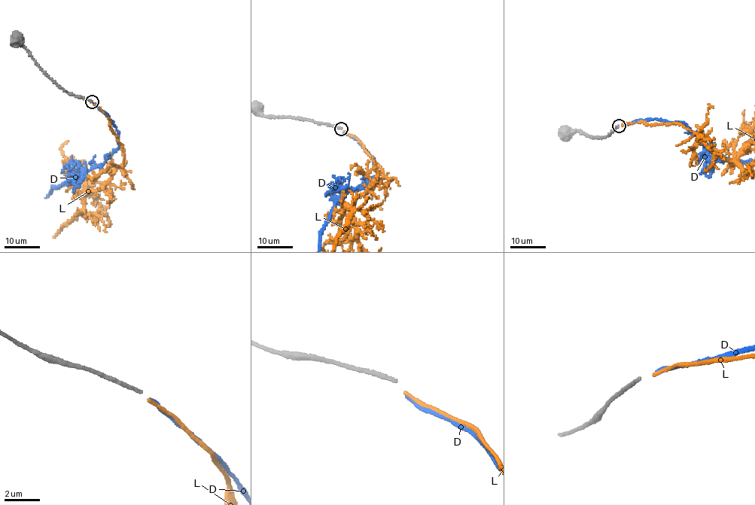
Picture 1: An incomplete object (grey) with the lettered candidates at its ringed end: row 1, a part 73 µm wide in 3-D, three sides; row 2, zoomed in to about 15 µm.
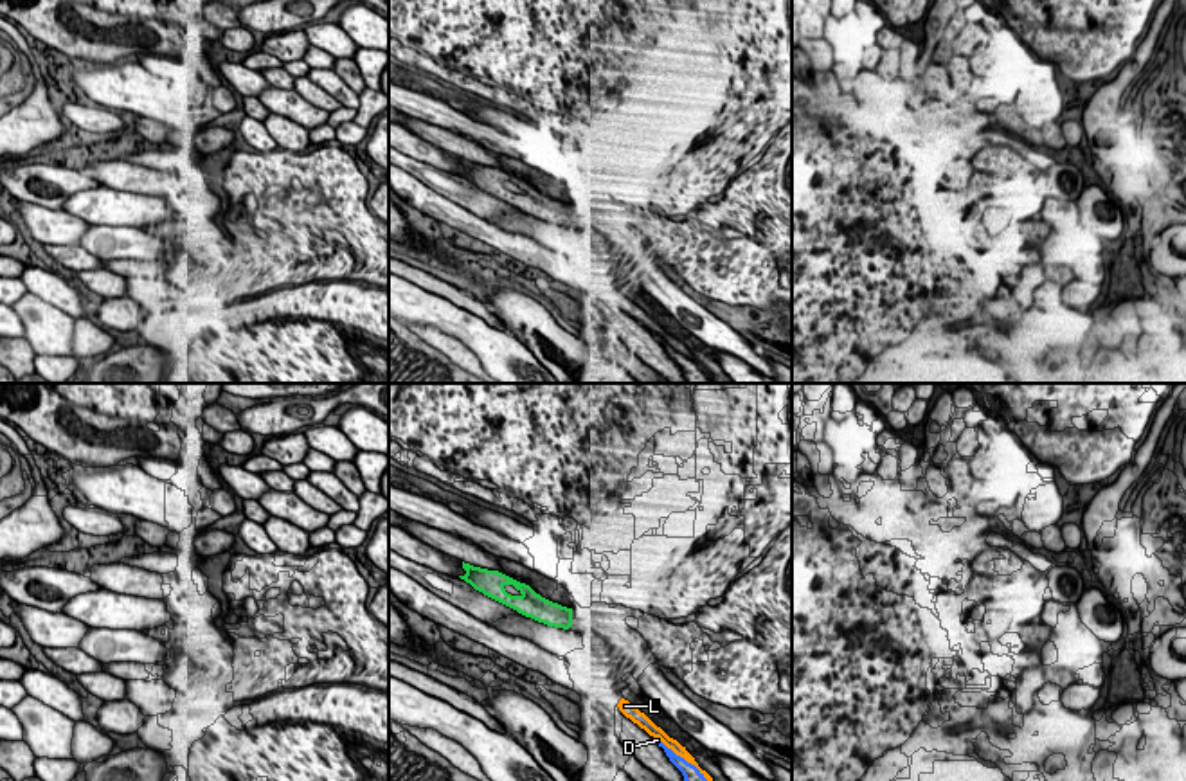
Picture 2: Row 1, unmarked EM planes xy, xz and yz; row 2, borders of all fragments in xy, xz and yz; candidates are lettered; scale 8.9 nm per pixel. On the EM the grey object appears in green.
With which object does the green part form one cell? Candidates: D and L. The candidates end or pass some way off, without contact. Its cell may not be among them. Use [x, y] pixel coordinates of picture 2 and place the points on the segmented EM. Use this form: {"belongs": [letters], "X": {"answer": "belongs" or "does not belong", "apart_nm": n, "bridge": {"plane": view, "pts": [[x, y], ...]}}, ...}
{"belongs": ["D"], "D": {"answer": "belongs", "apart_nm": 1250, "bridge": {"plane": "xz", "pts": [[567, 628], [654, 738]]}}, "L": {"answer": "does not belong", "apart_nm": 800, "bridge": {"plane": "xz", "pts": [[567, 628], [621, 699]]}}}

